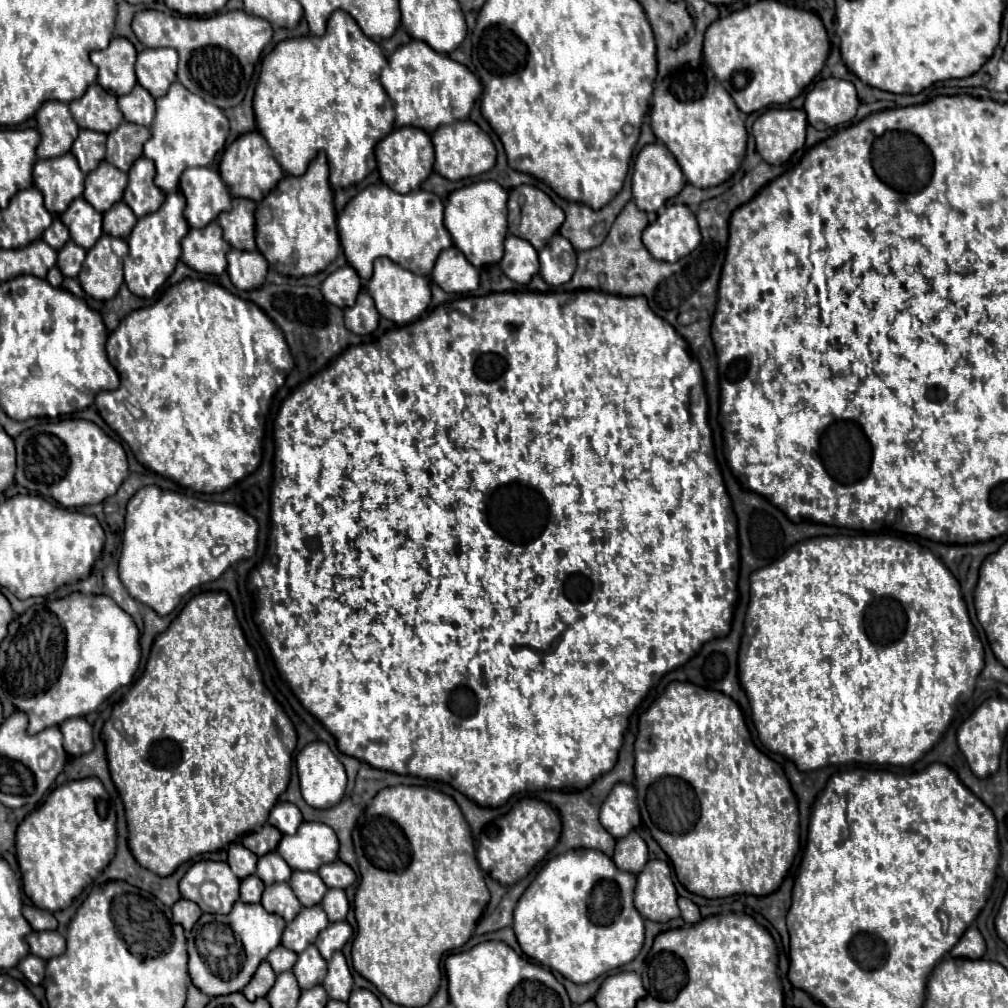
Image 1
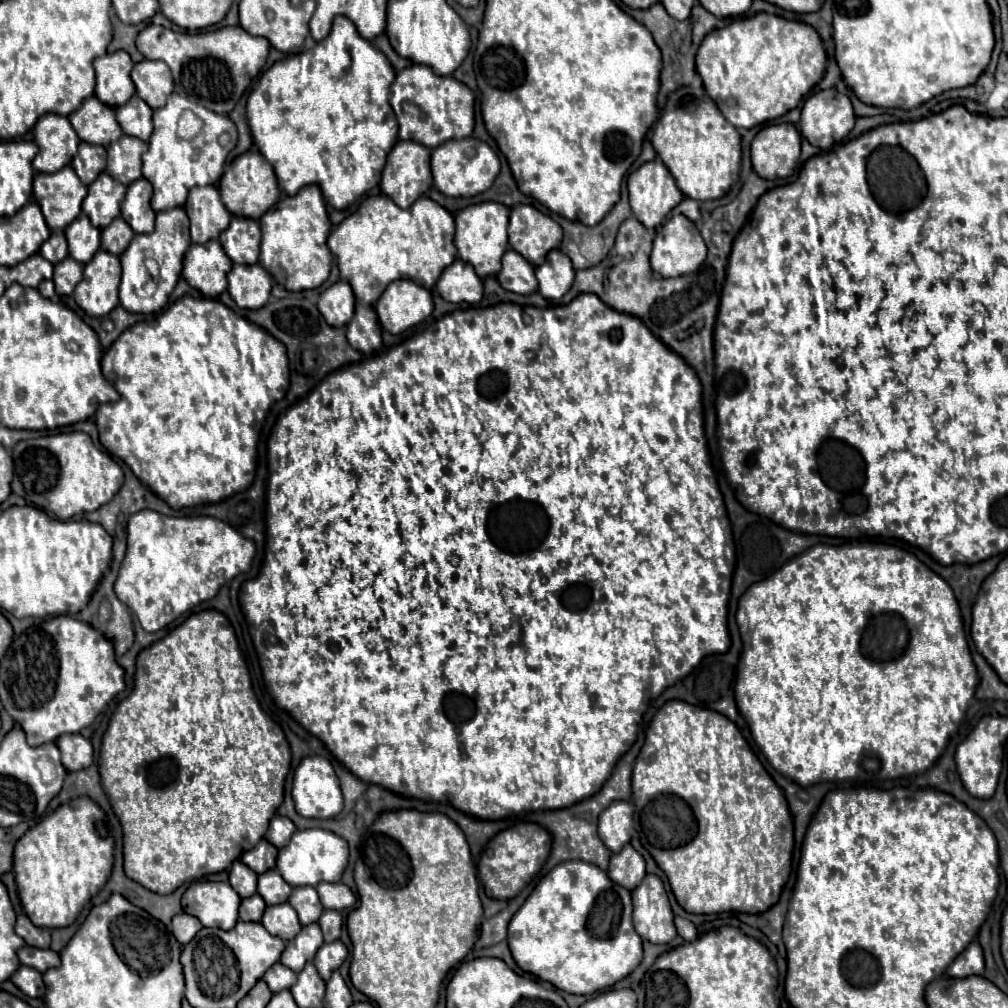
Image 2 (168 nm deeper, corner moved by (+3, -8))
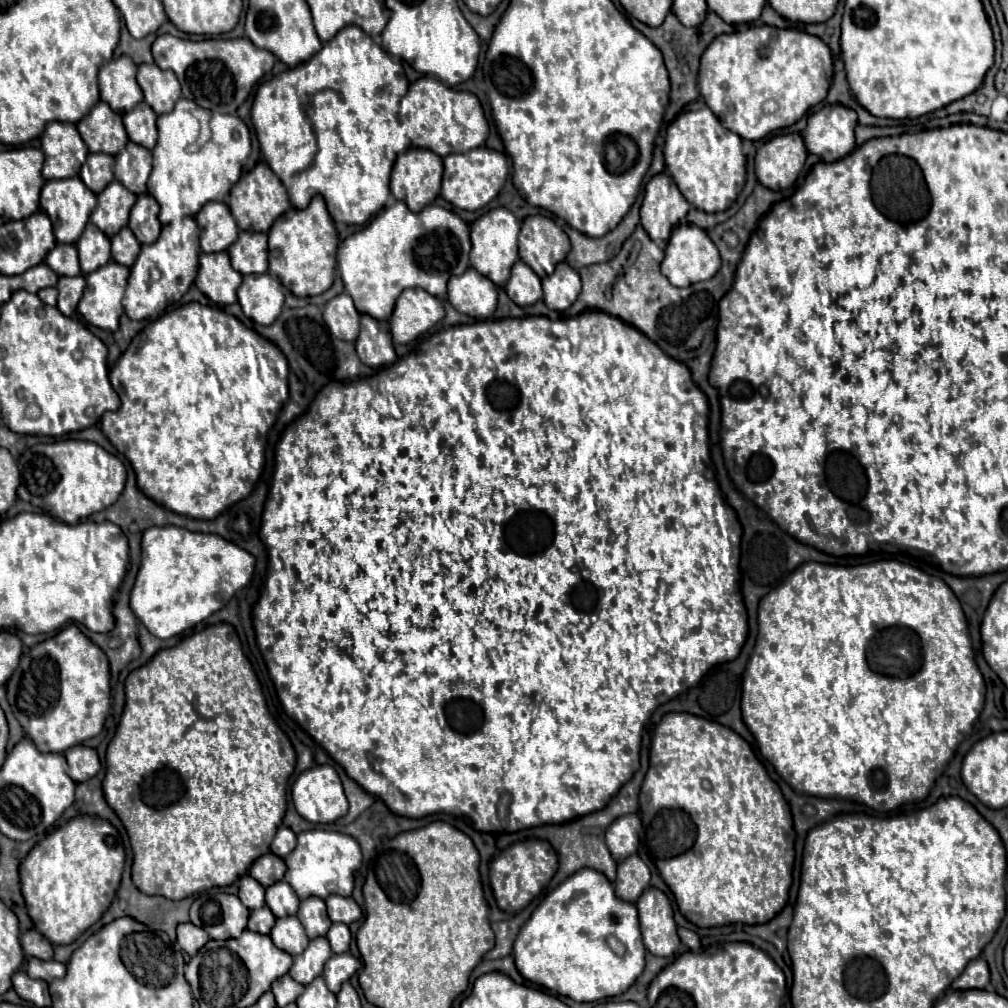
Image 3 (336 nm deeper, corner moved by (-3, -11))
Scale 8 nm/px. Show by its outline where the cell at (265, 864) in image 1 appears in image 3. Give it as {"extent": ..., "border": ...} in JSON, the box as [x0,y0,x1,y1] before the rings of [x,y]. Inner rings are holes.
{"extent":[266,880,300,918],"border":[[[284,880],[266,888],[266,906],[274,912],[276,918],[294,916],[298,910],[298,904],[300,904],[300,898],[294,894],[290,884],[286,884]]]}

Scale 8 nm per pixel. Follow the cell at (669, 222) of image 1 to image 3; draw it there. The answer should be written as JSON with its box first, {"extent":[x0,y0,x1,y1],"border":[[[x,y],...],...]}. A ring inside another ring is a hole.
{"extent":[660,224,720,286],"border":[[[678,224],[668,240],[668,246],[664,250],[664,260],[660,264],[662,274],[674,284],[674,286],[690,286],[694,282],[702,282],[712,278],[718,268],[720,268],[720,254],[718,248],[714,246],[714,242],[708,238],[708,234],[698,228],[696,224]]]}

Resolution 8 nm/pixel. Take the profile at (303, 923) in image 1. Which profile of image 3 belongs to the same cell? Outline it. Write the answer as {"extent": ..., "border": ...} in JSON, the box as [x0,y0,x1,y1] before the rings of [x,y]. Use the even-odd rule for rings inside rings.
{"extent":[288,936,332,984],"border":[[[318,936],[318,940],[310,940],[302,956],[294,956],[294,964],[288,974],[300,984],[310,984],[310,980],[322,974],[322,968],[330,956],[332,956],[330,942],[324,936]]]}

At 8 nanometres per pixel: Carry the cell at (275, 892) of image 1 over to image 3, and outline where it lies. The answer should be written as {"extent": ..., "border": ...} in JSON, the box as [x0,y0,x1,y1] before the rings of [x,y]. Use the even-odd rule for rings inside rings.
{"extent":[270,916,310,956],"border":[[[284,916],[284,918],[278,918],[272,932],[270,932],[270,938],[274,940],[274,944],[282,950],[286,950],[288,954],[296,956],[300,954],[306,944],[310,942],[300,920],[296,916]]]}

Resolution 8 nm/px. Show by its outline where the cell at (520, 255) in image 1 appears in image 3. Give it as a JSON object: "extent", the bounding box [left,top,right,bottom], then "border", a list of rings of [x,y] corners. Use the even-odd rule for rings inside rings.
{"extent":[506,260,542,306],"border":[[[518,260],[512,268],[510,280],[506,284],[506,292],[518,306],[530,306],[542,298],[540,278],[526,262]]]}

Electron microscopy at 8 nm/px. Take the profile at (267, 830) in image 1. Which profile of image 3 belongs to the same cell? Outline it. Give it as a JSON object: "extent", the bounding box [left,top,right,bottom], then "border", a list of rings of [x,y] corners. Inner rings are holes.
{"extent":[248,852,286,886],"border":[[[268,852],[268,854],[260,856],[252,864],[252,868],[250,868],[248,874],[254,876],[262,886],[270,886],[270,884],[274,884],[274,882],[278,882],[278,880],[284,878],[286,864],[284,864],[284,860],[280,856],[274,856],[272,852]]]}

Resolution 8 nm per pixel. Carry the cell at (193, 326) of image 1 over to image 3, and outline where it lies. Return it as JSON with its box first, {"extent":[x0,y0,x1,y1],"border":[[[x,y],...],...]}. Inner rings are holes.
{"extent":[102,302,288,520],"border":[[[190,302],[190,304],[180,306],[178,310],[172,310],[164,316],[160,316],[158,320],[150,322],[140,334],[136,334],[136,338],[130,342],[128,350],[110,368],[109,379],[116,394],[120,396],[122,404],[116,412],[102,414],[102,432],[108,436],[112,446],[128,458],[128,462],[132,464],[132,468],[136,472],[138,488],[148,498],[162,504],[164,508],[170,508],[172,512],[178,512],[178,514],[184,514],[190,518],[212,520],[224,508],[246,498],[252,492],[252,488],[262,472],[264,444],[268,438],[268,430],[274,424],[276,414],[280,412],[282,404],[288,400],[288,360],[286,360],[286,356],[282,356],[282,350],[276,344],[270,344],[270,340],[266,340],[264,336],[258,336],[258,332],[246,328],[236,316],[226,314],[218,306],[202,306],[198,302]]]}

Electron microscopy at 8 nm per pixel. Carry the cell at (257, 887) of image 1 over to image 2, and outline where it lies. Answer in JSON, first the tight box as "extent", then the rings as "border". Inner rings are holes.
{"extent":[240,895,266,923],"border":[[[260,895],[248,897],[248,901],[242,901],[242,905],[240,905],[240,919],[258,923],[260,917],[264,915],[264,909],[266,909],[266,903]]]}

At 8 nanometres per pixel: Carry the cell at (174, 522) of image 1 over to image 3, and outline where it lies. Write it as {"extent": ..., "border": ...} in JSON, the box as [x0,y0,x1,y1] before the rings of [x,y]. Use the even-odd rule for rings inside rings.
{"extent":[130,528,254,638],"border":[[[146,528],[142,532],[142,562],[140,570],[134,582],[134,588],[130,592],[130,608],[132,612],[142,620],[142,624],[148,628],[150,634],[156,638],[172,638],[194,624],[202,622],[208,618],[212,612],[220,610],[236,590],[244,588],[254,572],[254,556],[234,542],[224,540],[222,536],[216,534],[200,534],[200,532],[190,532],[184,528]]]}

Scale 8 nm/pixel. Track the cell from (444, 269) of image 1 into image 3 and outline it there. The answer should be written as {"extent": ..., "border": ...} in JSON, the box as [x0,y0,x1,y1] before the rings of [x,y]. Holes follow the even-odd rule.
{"extent":[448,268,496,318],"border":[[[468,268],[462,276],[452,276],[448,284],[450,304],[472,318],[490,318],[496,308],[496,284],[486,276]]]}

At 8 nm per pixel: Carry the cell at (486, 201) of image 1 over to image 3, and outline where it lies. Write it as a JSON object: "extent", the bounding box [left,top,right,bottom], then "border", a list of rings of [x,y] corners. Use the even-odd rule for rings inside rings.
{"extent":[470,208,520,286],"border":[[[494,208],[480,216],[472,226],[470,226],[470,240],[472,240],[472,250],[470,250],[470,266],[482,272],[482,276],[494,280],[494,284],[504,286],[514,262],[518,260],[518,238],[520,232],[520,222],[516,216],[506,210],[506,208]]]}

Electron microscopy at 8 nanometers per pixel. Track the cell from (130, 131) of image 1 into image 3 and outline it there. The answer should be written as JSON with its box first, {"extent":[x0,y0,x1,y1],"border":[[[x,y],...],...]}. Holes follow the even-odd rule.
{"extent":[114,142,152,196],"border":[[[128,142],[126,148],[118,152],[114,158],[114,178],[136,196],[144,194],[152,170],[152,152],[148,148],[142,148],[140,144]]]}

